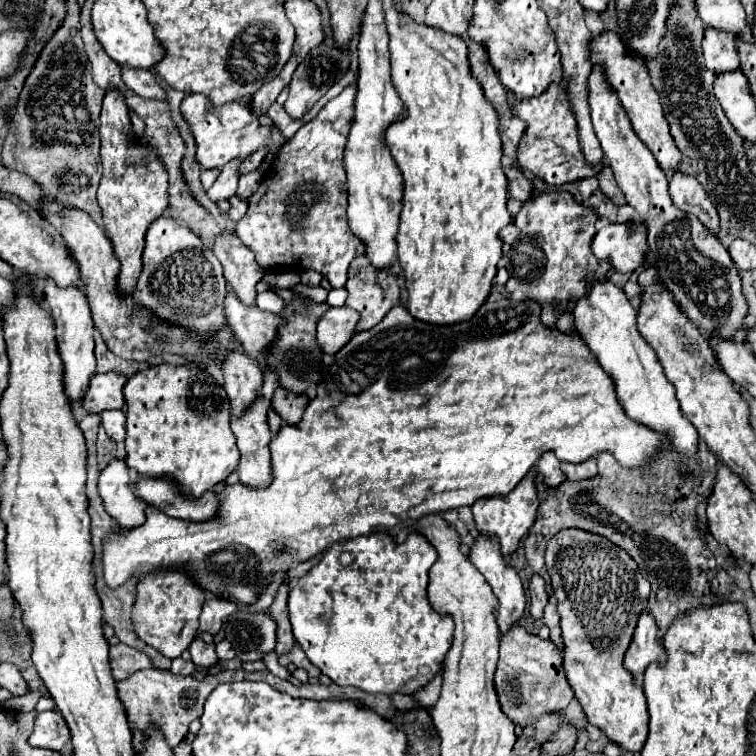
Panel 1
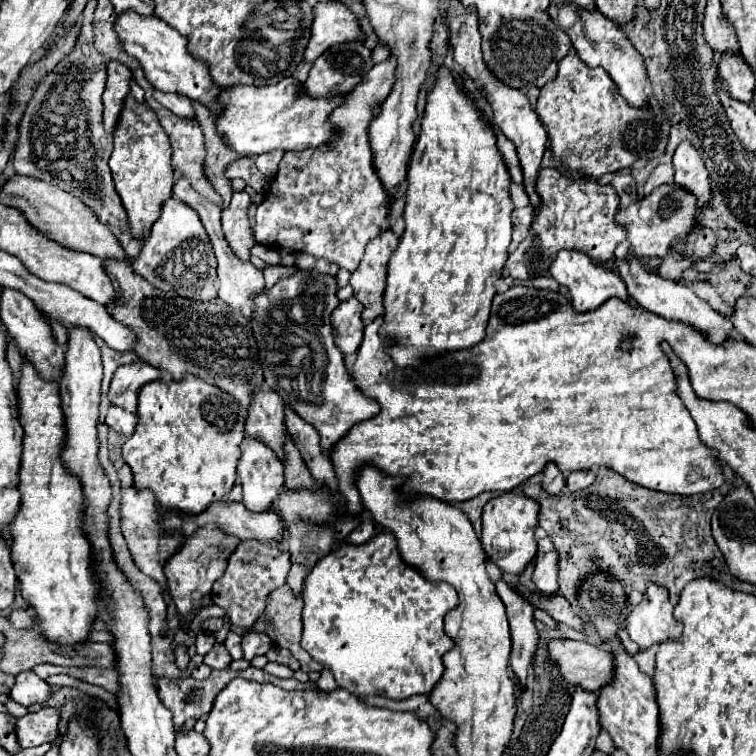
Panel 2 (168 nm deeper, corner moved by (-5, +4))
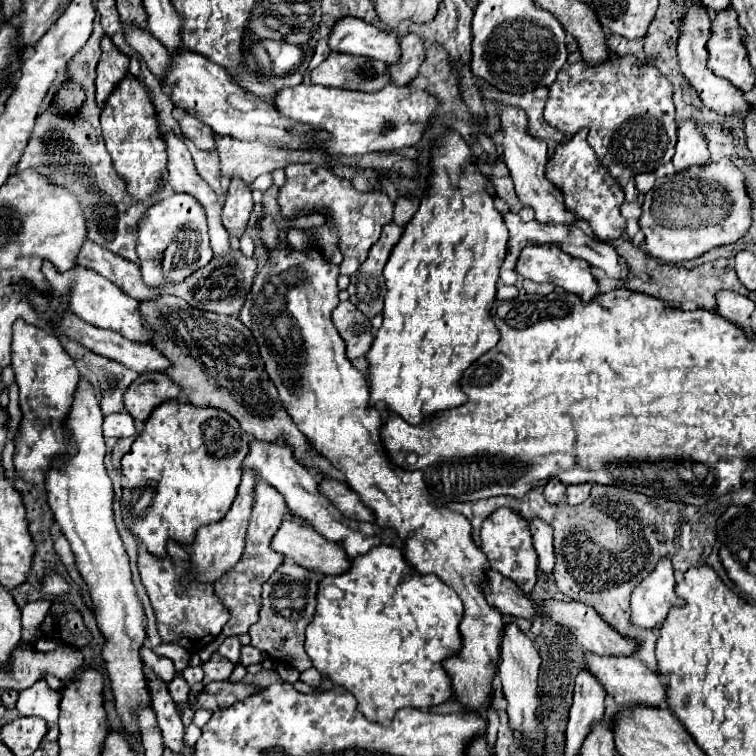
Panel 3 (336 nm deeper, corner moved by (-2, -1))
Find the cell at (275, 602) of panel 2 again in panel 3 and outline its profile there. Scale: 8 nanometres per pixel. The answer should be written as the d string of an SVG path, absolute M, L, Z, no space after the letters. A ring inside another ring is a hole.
M283 560L283 566L279 566L269 580L263 584L263 606L261 606L261 618L257 624L249 628L249 636L253 640L253 646L259 648L263 654L275 660L283 660L297 668L299 672L313 666L311 658L307 656L303 642L305 642L305 628L315 616L315 604L317 604L317 590L319 590L321 576L313 574L311 570L297 566L295 562Z

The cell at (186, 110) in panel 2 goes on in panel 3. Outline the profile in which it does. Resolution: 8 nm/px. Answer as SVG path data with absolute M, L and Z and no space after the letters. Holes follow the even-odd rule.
M185 114L181 120L181 130L183 130L183 136L187 140L191 140L197 148L203 148L203 150L215 150L215 142L213 142L213 132L209 130L207 124L203 124L201 120L197 120L195 116L191 114Z

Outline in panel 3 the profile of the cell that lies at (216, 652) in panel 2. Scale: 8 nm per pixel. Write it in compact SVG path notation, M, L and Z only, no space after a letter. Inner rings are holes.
M213 654L211 660L209 660L207 664L203 664L203 670L205 670L203 684L215 682L215 680L229 680L233 668L235 668L235 666L233 666L229 660L223 660L223 656Z

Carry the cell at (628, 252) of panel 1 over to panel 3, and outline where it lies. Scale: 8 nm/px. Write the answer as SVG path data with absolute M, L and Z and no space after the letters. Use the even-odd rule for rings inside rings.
M725 156L721 162L709 162L703 168L691 168L687 172L657 178L657 186L645 194L639 226L645 234L645 250L649 256L673 264L695 260L711 248L737 242L747 234L747 228L751 228L751 198L745 190L743 172L739 172L739 168L735 168L735 164L731 164L731 160Z

